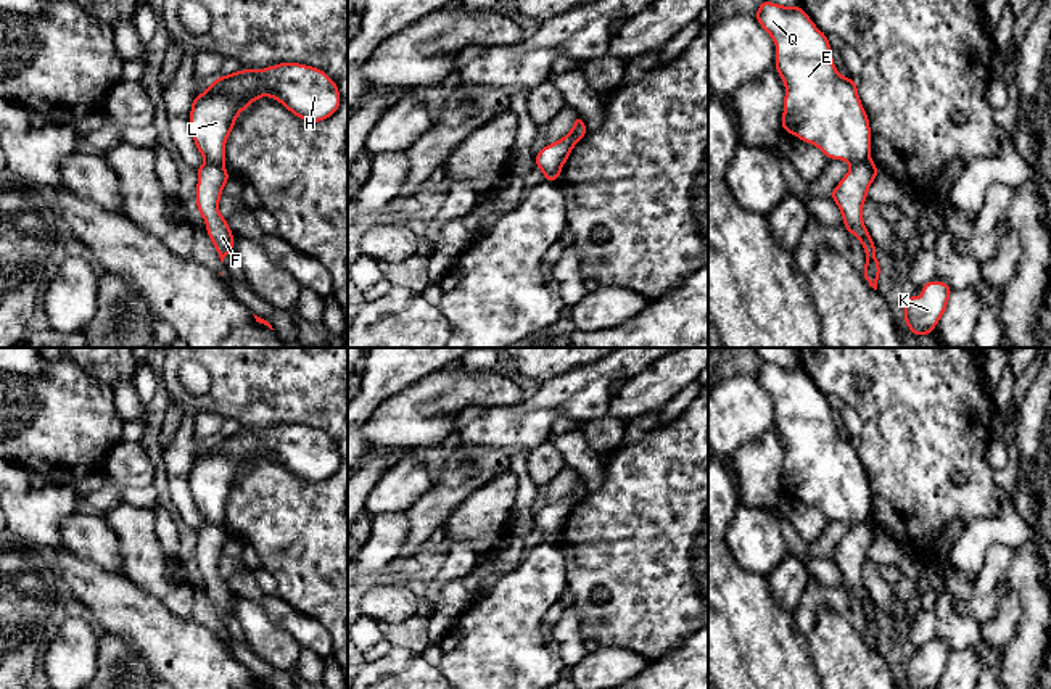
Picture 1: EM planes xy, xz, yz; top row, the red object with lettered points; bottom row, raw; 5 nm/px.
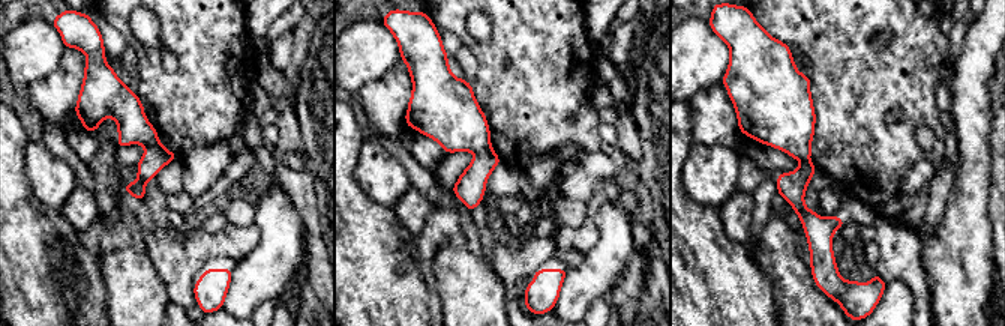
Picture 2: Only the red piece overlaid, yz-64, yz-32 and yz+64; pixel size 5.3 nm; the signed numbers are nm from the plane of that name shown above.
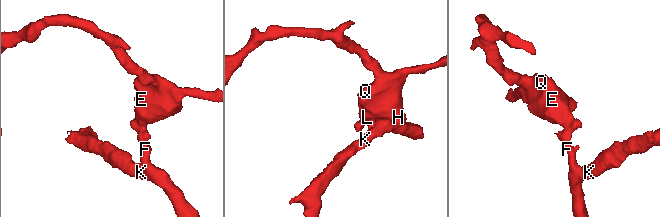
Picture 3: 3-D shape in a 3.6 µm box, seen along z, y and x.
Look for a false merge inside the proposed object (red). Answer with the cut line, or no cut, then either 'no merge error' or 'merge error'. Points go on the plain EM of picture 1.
xy (206, 520), (222, 527) | merge error

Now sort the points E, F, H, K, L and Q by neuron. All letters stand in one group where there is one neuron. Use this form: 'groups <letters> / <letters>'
groups E H L Q / F K

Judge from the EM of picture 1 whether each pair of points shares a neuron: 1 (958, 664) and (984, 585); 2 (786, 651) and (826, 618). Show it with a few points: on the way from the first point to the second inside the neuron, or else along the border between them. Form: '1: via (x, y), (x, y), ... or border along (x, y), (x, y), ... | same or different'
1: border along (998, 588), (998, 606), (980, 623) | different
2: border along (807, 638), (811, 647), (811, 660), (818, 672) | different

